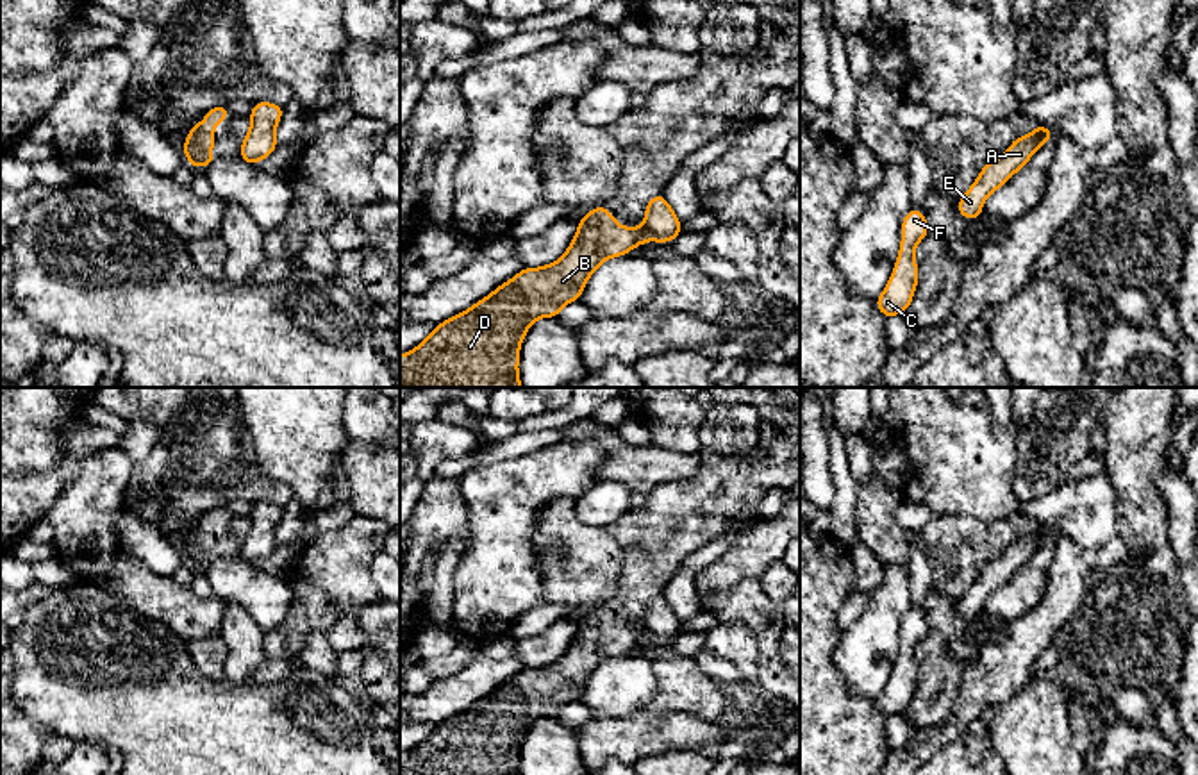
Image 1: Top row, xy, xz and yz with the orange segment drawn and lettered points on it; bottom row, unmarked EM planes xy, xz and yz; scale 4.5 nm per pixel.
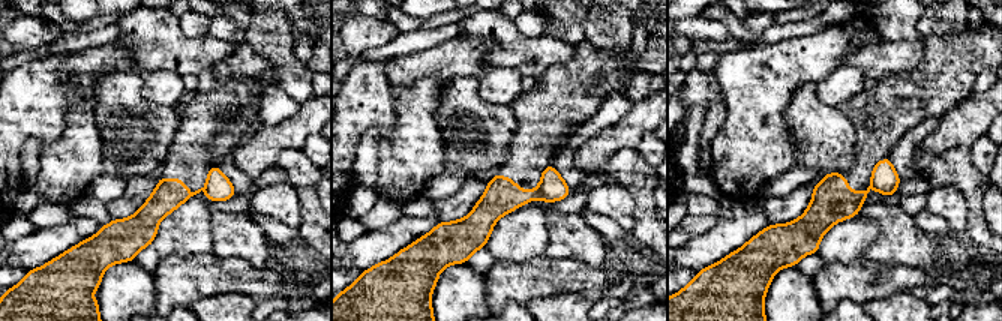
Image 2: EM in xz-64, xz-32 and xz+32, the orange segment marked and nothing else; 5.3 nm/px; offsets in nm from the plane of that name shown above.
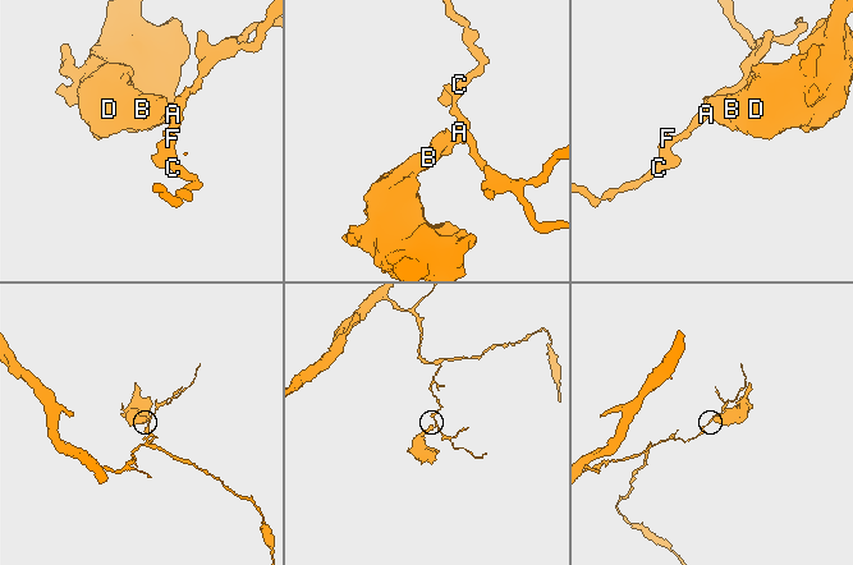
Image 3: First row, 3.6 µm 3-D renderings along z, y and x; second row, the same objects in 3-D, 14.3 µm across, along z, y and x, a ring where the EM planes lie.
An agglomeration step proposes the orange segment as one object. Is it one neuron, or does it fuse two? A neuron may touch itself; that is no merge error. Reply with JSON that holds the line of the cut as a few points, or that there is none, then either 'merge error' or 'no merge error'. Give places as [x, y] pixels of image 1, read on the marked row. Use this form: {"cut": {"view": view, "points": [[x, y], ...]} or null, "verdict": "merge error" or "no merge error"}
{"cut": {"view": "xz", "points": [[643, 224], [648, 238]]}, "verdict": "merge error"}

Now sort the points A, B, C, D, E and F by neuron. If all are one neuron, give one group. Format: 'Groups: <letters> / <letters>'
Groups: A C E F / B D

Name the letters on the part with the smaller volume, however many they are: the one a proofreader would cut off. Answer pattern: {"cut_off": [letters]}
{"cut_off": ["B", "D"]}

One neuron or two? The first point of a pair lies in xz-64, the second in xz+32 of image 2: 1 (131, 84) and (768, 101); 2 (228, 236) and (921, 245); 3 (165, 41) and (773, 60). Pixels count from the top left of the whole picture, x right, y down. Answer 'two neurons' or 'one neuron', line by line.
1: two neurons
2: one neuron
3: two neurons

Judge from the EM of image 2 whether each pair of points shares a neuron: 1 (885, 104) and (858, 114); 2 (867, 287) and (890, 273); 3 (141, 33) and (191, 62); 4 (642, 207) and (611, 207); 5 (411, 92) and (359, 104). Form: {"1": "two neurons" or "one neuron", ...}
{"1": "one neuron", "2": "one neuron", "3": "one neuron", "4": "two neurons", "5": "two neurons"}

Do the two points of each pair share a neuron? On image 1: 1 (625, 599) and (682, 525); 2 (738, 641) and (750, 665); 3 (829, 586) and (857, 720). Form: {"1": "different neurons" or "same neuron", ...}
{"1": "same neuron", "2": "same neuron", "3": "same neuron"}

